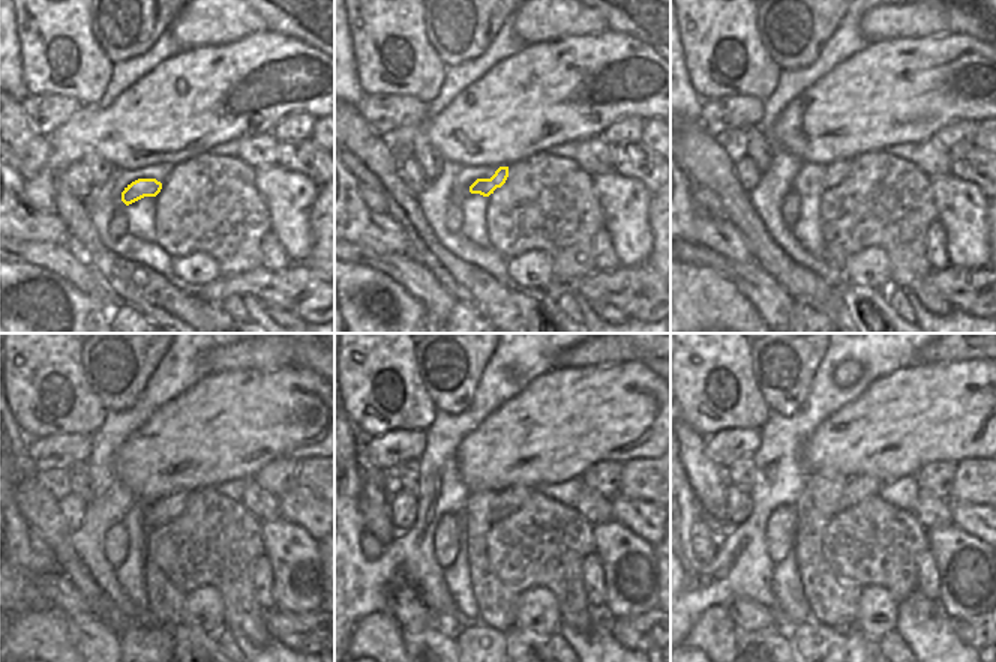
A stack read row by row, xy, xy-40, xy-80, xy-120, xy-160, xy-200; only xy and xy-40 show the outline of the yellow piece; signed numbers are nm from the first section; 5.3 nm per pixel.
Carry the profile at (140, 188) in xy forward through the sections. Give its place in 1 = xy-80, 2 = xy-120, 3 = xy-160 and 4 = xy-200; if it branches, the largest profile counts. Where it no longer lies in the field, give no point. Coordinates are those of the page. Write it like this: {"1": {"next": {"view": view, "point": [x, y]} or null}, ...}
{"1": {"next": {"view": "xy-80", "point": [837, 171]}}, "2": {"next": {"view": "xy-120", "point": [162, 511]}}, "3": {"next": {"view": "xy-160", "point": [509, 500]}}, "4": {"next": {"view": "xy-200", "point": [858, 488]}}}

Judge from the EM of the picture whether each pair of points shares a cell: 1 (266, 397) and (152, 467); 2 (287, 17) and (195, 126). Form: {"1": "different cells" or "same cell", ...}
{"1": "same cell", "2": "different cells"}

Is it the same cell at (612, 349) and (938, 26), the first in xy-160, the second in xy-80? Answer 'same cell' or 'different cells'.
same cell

